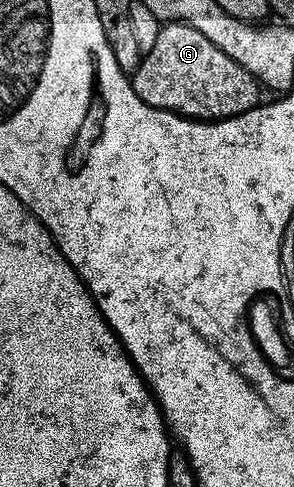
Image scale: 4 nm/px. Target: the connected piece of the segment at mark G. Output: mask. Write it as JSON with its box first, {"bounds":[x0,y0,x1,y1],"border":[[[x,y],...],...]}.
{"bounds":[131,22,262,121],"border":[[[184,22],[161,25],[152,49],[145,51],[131,79],[134,92],[143,103],[196,121],[233,118],[252,110],[262,100],[262,88],[257,79],[236,60],[231,60],[200,30]]]}

